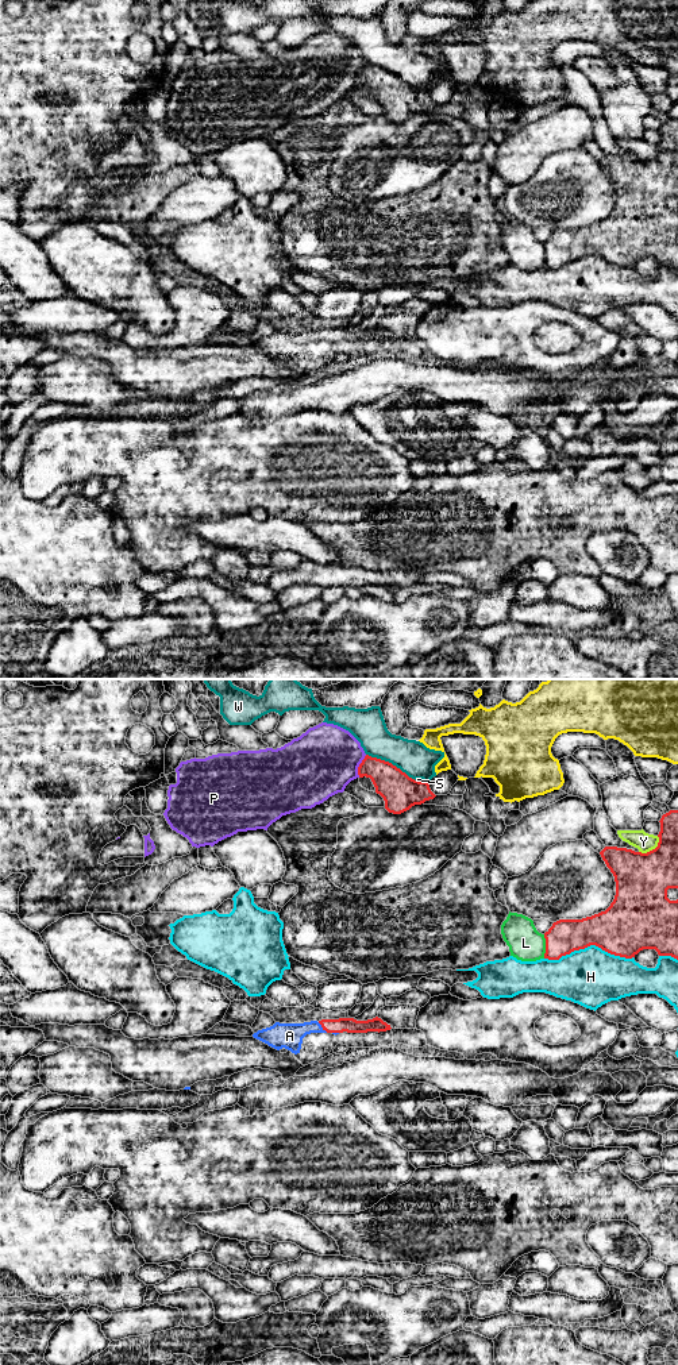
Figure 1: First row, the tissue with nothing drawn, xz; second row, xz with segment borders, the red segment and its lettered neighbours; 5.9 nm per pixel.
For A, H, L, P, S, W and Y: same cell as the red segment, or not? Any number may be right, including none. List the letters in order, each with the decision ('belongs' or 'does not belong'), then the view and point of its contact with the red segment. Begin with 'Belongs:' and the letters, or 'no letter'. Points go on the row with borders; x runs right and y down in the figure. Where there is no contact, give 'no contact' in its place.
Belongs: A
A: belongs | xz (323, 1028)
H: does not belong | xz (588, 945)
L: does not belong | xz (546, 947)
P: does not belong | xz (359, 766)
S: does not belong | xz (420, 782)
W: does not belong | xz (390, 763)
Y: does not belong | xz (653, 849)

